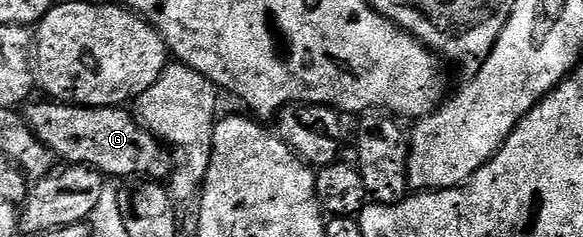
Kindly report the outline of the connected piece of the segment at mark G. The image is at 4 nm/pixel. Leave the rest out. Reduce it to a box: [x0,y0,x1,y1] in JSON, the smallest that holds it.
[23,99,175,182]

